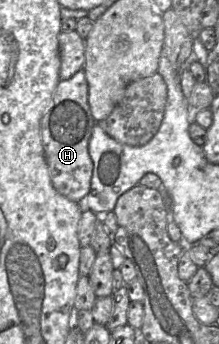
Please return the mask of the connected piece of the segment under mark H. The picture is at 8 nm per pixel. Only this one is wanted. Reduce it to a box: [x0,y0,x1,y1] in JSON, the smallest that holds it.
[41,69,96,203]

